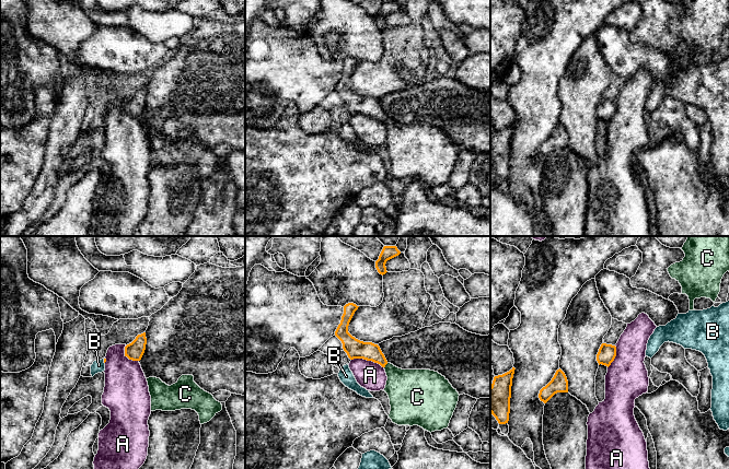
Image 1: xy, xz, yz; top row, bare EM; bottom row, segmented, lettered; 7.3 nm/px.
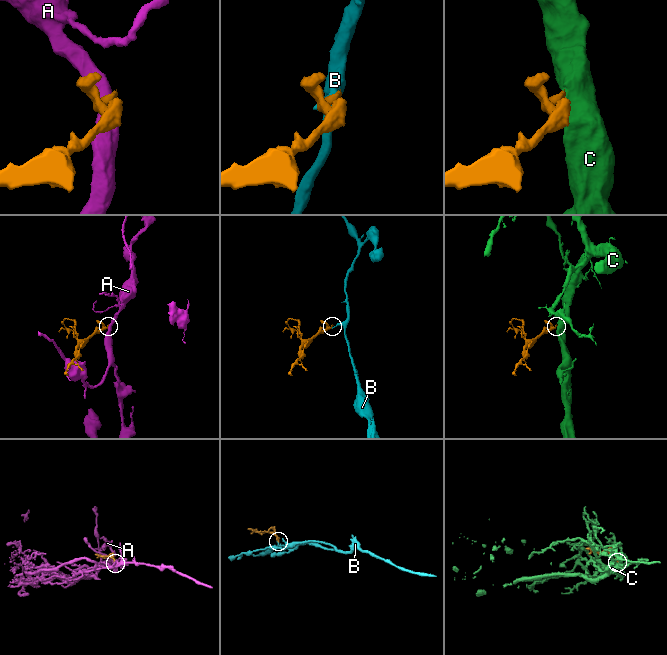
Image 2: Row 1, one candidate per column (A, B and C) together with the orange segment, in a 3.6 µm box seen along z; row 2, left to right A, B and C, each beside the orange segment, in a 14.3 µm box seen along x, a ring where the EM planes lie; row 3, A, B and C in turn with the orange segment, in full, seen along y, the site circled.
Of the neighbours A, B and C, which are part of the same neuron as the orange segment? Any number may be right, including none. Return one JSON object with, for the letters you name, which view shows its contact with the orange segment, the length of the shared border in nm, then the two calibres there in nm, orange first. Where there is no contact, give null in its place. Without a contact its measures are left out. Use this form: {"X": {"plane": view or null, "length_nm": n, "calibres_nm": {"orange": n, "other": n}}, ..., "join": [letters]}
{"C": {"plane": "xz", "length_nm": 50, "calibres_nm": {"orange": 140, "other": 300}}, "join": ["C"]}

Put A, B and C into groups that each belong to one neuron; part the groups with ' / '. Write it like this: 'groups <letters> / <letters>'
groups A / B / C

